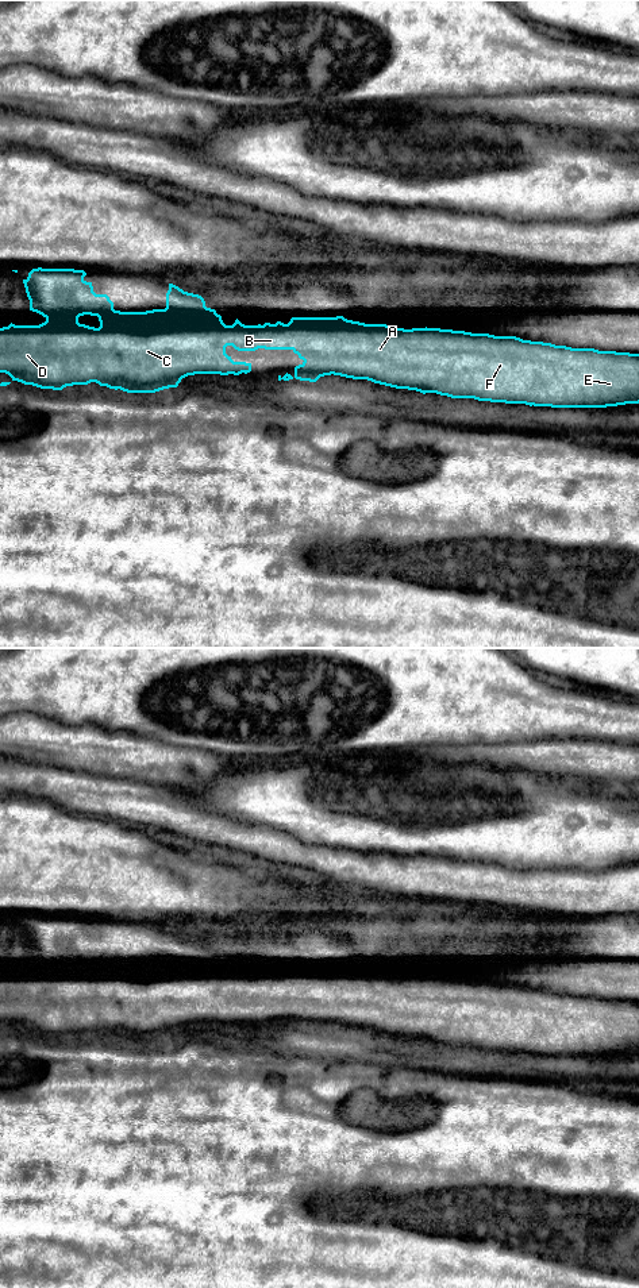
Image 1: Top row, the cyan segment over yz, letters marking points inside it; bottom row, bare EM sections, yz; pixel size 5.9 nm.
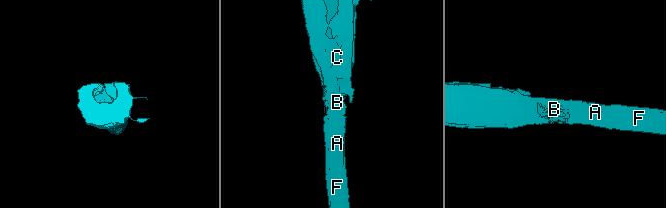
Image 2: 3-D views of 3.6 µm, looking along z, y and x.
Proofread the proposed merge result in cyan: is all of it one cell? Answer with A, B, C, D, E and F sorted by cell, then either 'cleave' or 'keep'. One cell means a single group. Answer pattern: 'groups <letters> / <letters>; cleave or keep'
groups A B C D E F; keep

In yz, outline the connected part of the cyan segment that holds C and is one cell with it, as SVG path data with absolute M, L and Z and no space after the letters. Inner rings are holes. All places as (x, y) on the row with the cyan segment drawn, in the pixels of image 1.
M32 269L28 277L23 279L27 297L30 300L30 311L42 315L46 321L39 325L15 325L0 328L0 373L8 374L12 381L22 382L24 385L32 385L41 389L62 390L66 386L88 385L96 382L100 386L109 389L120 389L127 393L155 393L169 387L177 387L182 378L195 374L220 374L220 375L239 375L251 371L251 363L234 362L231 356L226 354L226 347L232 346L238 351L255 351L258 348L265 350L292 350L304 362L295 367L295 375L285 374L278 375L278 381L300 379L316 382L324 375L340 375L353 379L367 379L374 383L396 387L416 390L423 394L436 393L451 398L474 398L478 401L505 402L505 404L526 404L530 406L551 406L551 408L607 408L625 404L639 404L639 354L616 352L616 351L598 351L594 348L571 348L566 346L555 346L543 342L523 340L516 336L494 336L489 333L471 333L465 331L440 329L440 328L412 328L404 329L386 324L365 324L359 321L347 320L343 316L336 317L292 317L288 324L277 321L276 324L265 323L263 325L245 325L238 319L232 325L226 325L222 316L215 309L207 308L201 296L184 292L178 286L169 284L166 293L166 308L153 309L146 312L120 312L113 309L113 302L107 294L96 294L93 292L92 282L86 282L84 270L74 269ZM84 315L97 316L100 327L89 327L78 323L78 317Z

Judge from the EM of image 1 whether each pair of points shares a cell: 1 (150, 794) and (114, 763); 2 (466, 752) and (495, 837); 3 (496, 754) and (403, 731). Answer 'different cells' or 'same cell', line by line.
1: different cells
2: different cells
3: different cells

